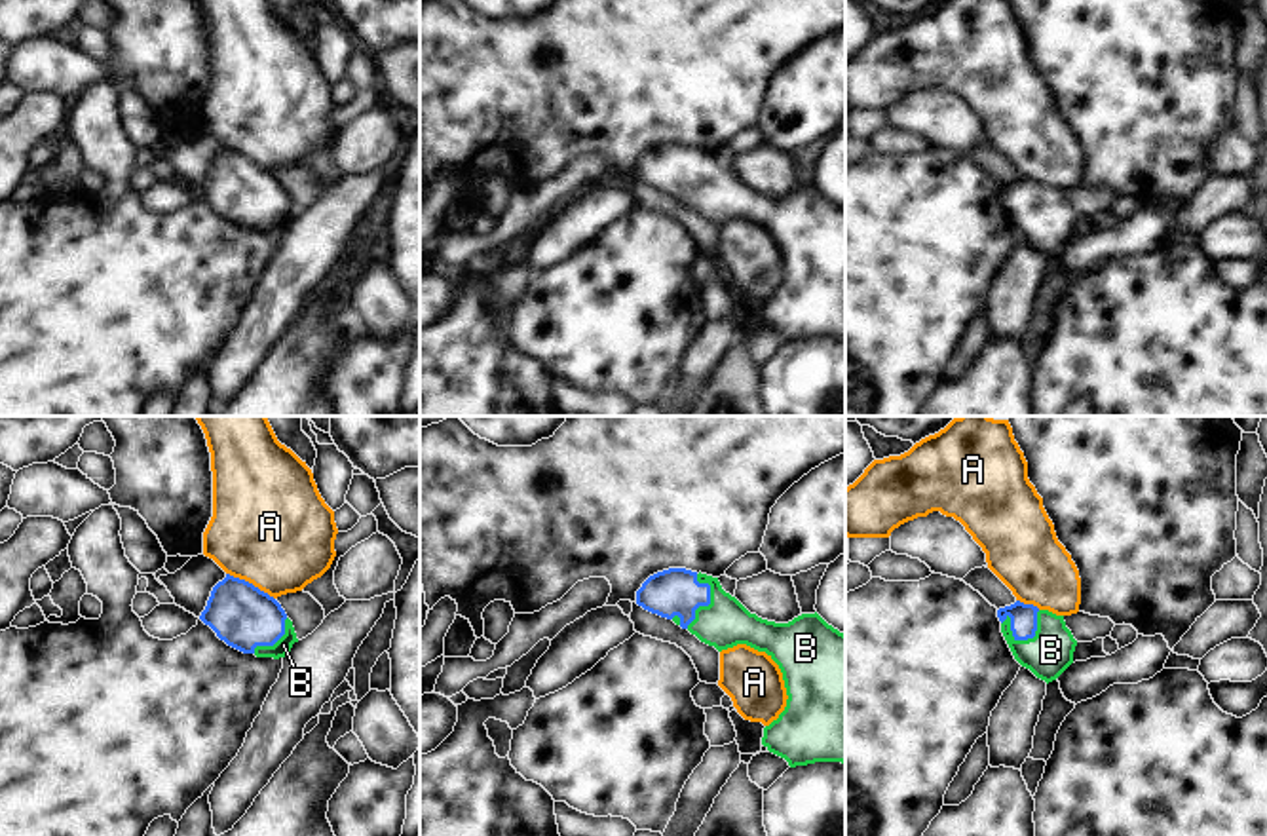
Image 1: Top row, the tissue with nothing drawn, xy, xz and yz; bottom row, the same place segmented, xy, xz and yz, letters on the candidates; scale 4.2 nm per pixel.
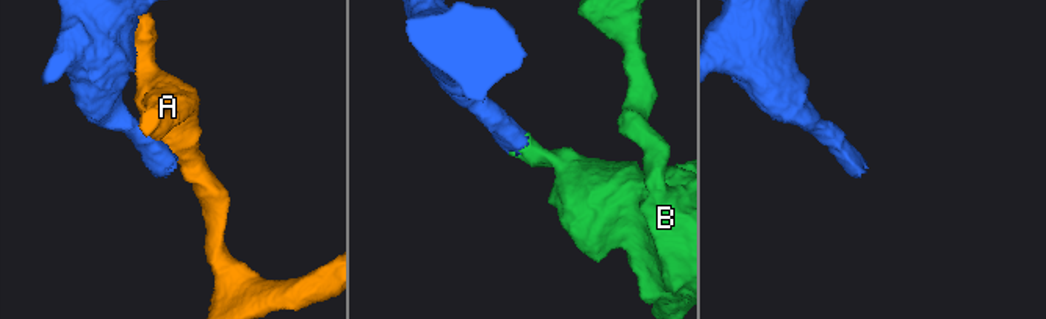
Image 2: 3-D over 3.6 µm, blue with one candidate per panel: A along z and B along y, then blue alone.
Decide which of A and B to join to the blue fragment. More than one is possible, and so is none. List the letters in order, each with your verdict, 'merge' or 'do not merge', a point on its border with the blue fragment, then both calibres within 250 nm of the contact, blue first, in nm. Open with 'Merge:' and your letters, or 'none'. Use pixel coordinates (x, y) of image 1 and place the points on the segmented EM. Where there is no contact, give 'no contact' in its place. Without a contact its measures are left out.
Merge: B
A: do not merge; meets blue in xy at (251, 584); 260 nm thick on the blue side, 500 nm on the other
B: merge; meets blue in yz at (1024, 639); 110 nm thick on the blue side, 190 nm on the other

